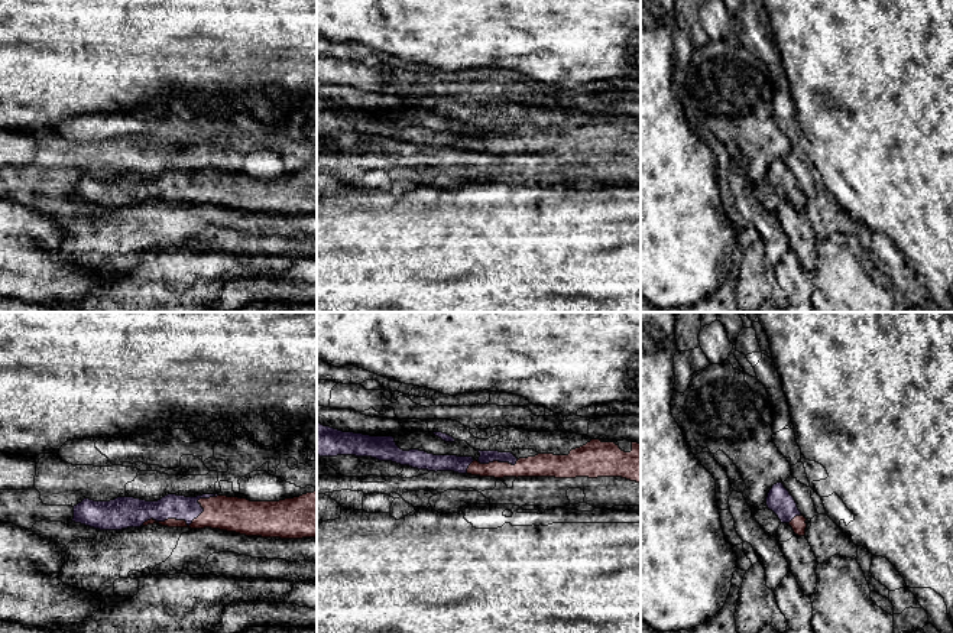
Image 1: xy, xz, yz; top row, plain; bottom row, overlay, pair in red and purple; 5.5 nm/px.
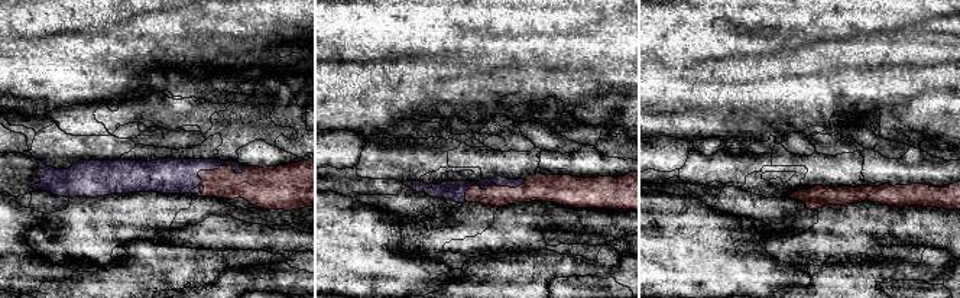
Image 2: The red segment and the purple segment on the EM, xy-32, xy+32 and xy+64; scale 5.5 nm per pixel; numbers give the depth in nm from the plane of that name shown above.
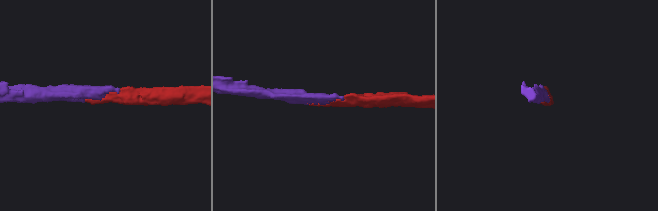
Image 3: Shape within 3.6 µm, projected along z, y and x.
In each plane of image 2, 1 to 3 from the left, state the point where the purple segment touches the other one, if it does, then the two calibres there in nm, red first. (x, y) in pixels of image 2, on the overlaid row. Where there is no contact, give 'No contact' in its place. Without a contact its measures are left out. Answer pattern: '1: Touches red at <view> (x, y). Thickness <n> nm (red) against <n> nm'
1: Touches red at xy-32 (223, 165). Thickness 220 nm (red) against 190 nm
2: Touches red at xy+32 (492, 184). Thickness 150 nm (red) against 110 nm
3: No contact

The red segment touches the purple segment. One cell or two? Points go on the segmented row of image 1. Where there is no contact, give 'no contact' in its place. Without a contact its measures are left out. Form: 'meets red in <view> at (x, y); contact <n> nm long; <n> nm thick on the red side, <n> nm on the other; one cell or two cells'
meets red in xy at (185, 523); contact 460 nm long; 190 nm thick on the red side, 140 nm on the other; one cell

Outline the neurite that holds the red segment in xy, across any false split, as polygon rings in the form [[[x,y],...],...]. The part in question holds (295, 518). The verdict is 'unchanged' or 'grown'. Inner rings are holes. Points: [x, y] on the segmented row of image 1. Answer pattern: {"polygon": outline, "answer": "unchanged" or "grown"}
{"polygon": [[[317,491],[279,501],[250,501],[240,497],[202,494],[185,497],[168,494],[158,501],[117,497],[110,501],[84,499],[74,506],[72,522],[100,530],[121,530],[159,523],[168,528],[220,529],[246,536],[302,539],[317,538]]], "answer": "grown"}

